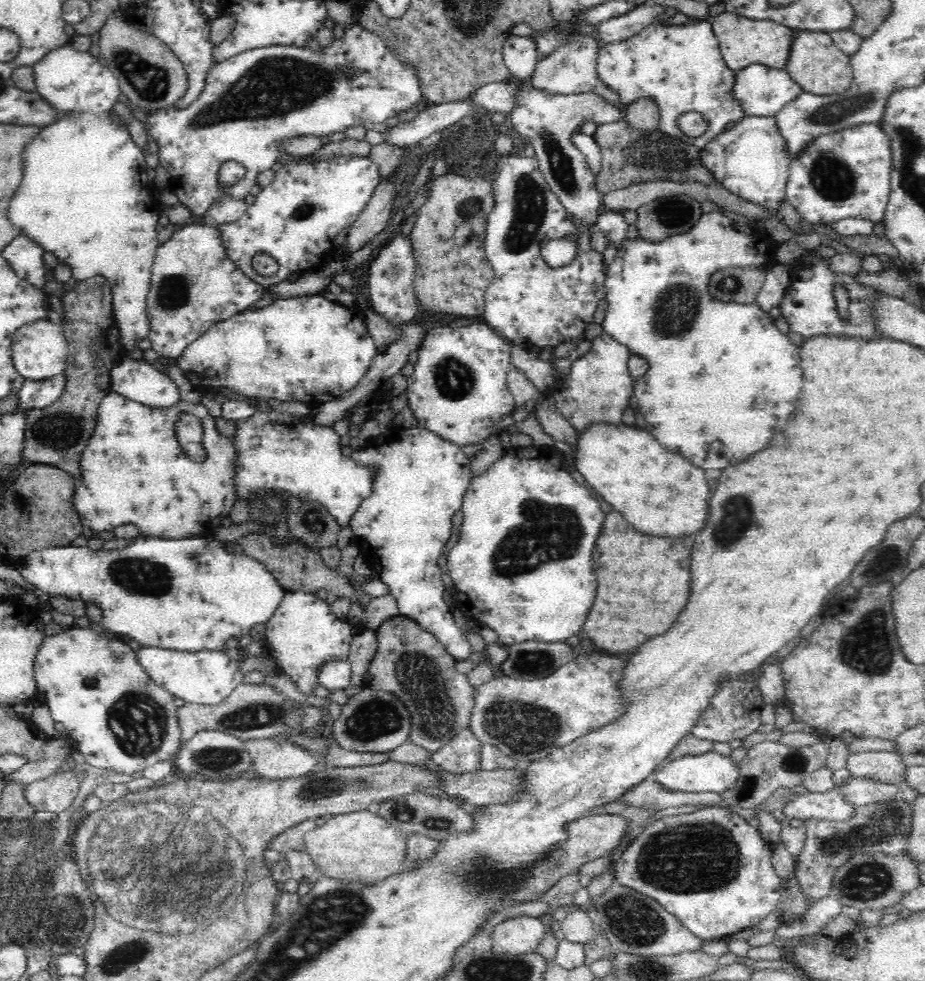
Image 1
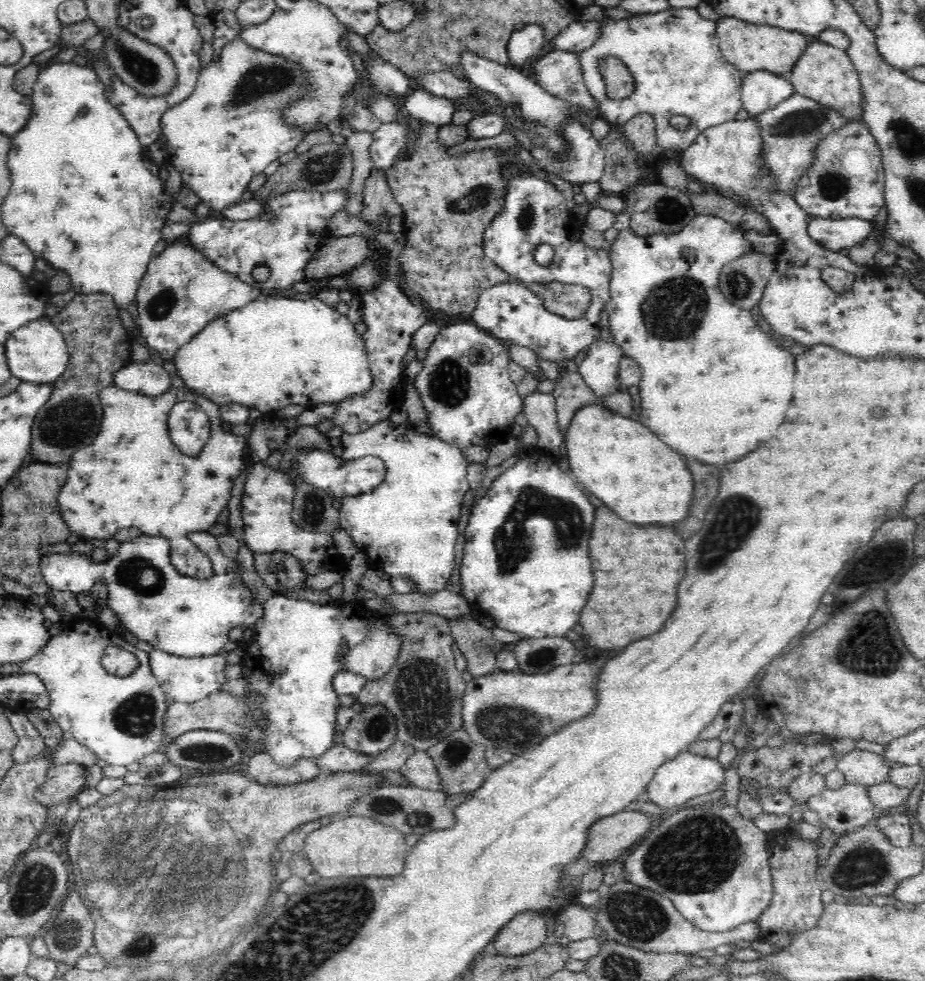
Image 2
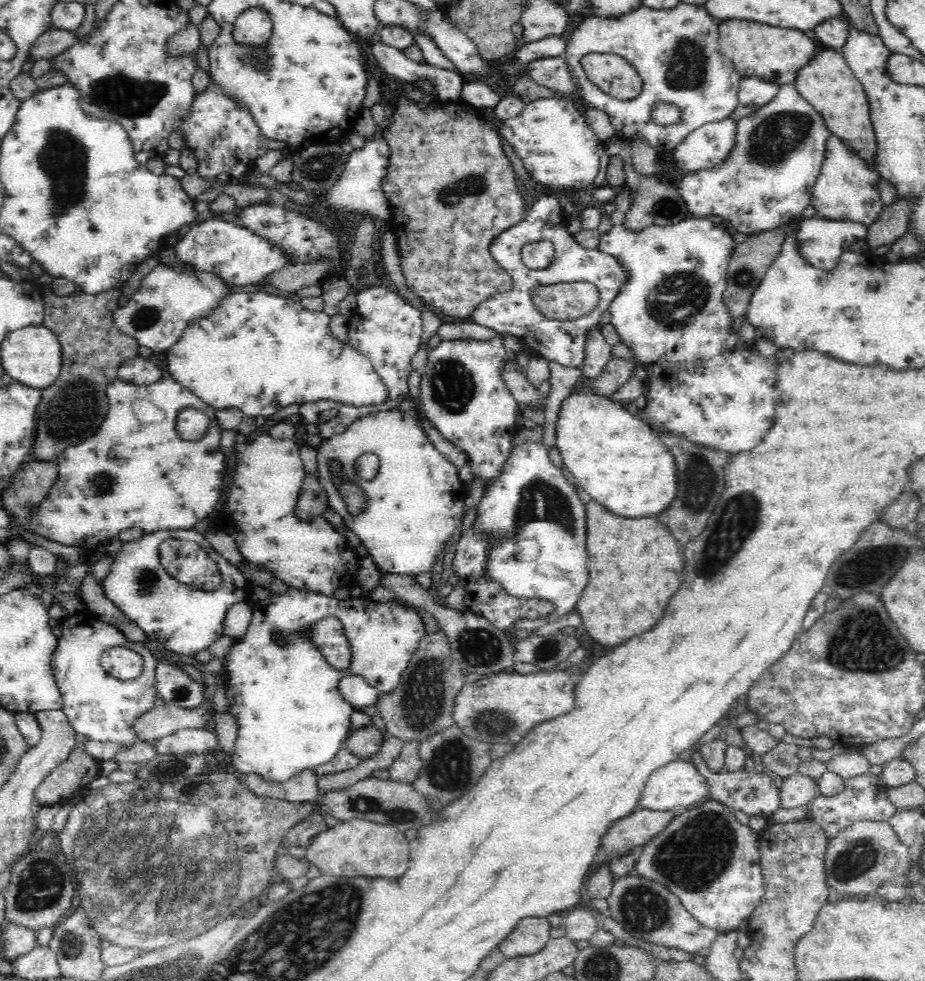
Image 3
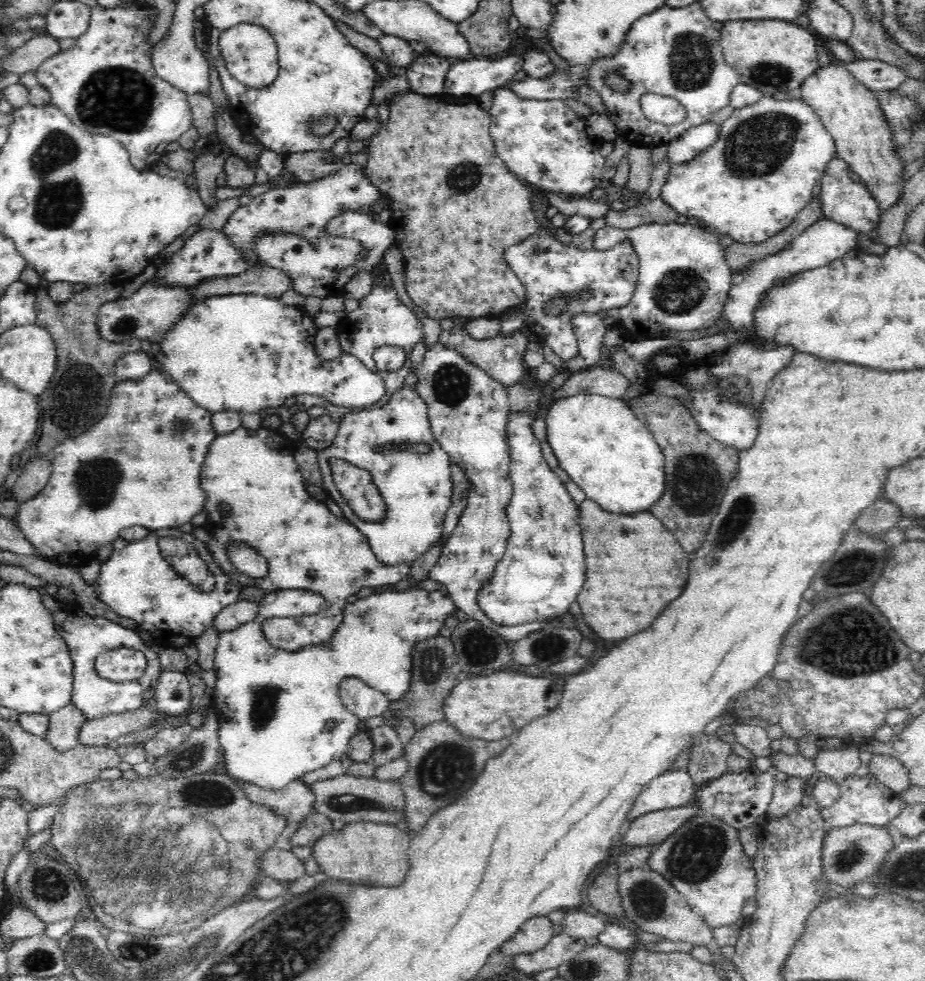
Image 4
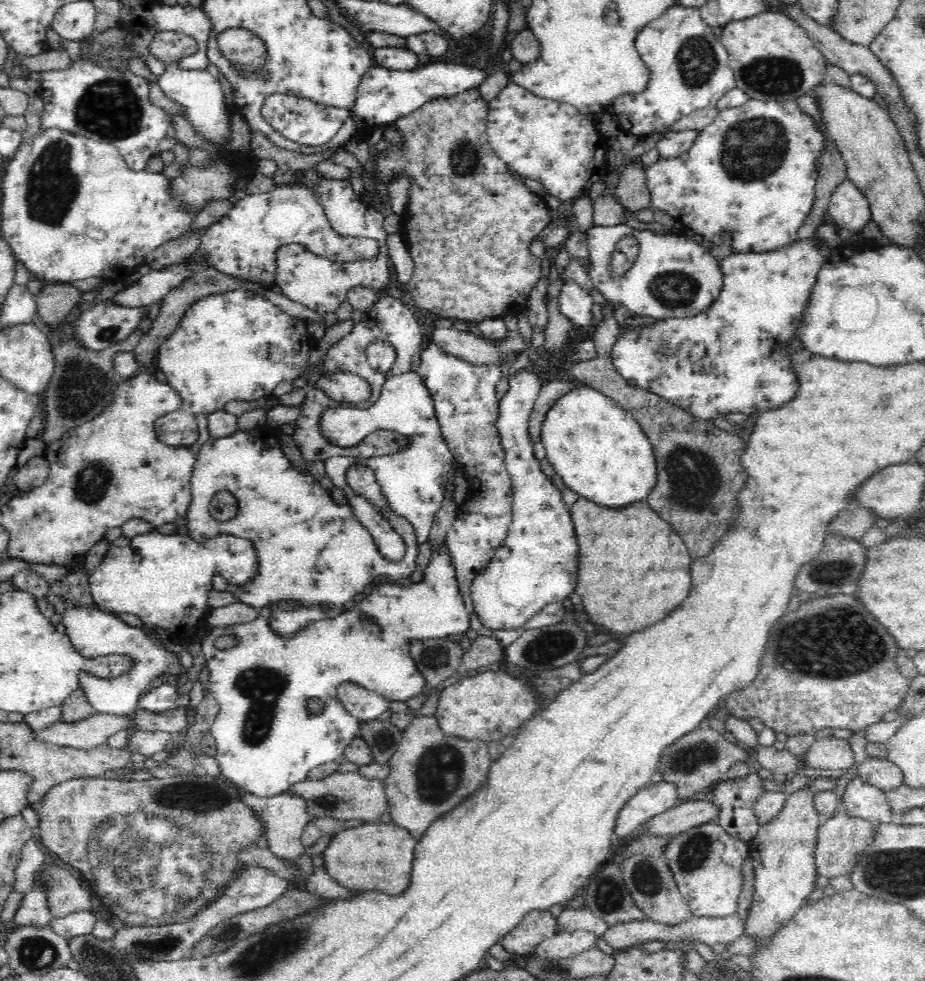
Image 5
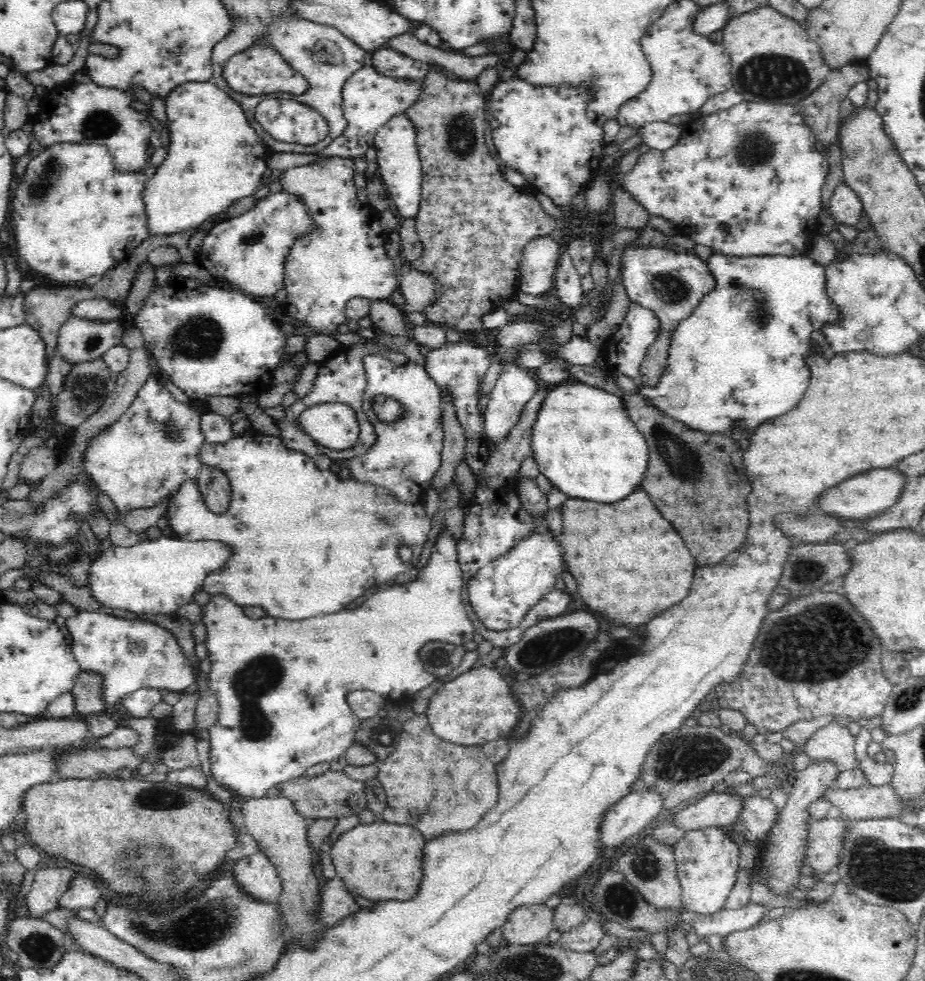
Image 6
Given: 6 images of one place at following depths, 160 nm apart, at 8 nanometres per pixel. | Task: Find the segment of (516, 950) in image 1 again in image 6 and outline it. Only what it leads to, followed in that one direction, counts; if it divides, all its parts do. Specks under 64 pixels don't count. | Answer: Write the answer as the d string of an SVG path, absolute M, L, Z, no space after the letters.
M545 904L518 906L502 924L502 940L509 944L547 943L548 934L555 929L555 909Z

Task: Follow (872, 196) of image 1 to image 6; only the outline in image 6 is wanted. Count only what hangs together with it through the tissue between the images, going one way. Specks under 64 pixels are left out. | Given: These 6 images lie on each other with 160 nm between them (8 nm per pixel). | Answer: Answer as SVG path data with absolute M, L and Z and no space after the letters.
M842 181L831 194L828 210L836 222L854 227L862 216L863 206L858 194Z

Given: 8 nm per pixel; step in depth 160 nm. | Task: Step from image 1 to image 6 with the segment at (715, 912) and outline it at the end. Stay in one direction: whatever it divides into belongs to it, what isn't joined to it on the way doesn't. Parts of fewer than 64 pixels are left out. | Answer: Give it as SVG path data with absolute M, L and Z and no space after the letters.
M721 827L689 830L672 846L681 884L683 908L686 911L714 914L726 904L739 869L740 847Z

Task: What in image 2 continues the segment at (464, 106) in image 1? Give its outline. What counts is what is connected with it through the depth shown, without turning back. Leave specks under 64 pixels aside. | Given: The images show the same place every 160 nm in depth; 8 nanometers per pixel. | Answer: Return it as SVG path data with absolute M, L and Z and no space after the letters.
M392 121L382 123L373 133L373 143L369 146L369 155L373 162L372 167L388 170L397 161L398 154L408 144L412 130L404 122Z

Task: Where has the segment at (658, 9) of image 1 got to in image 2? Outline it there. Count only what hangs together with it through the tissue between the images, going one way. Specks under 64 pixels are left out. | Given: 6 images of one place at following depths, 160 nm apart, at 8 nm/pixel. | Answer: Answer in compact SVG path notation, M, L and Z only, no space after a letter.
M600 20L594 21L574 21L556 39L550 42L551 47L560 50L570 50L581 53L588 50L594 40L599 39L603 34L603 27Z

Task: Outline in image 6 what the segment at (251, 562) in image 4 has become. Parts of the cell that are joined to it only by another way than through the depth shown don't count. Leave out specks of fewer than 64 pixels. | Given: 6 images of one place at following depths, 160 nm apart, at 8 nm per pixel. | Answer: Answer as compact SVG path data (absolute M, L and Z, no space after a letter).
M168 532L157 539L141 535L140 541L133 546L122 547L112 544L98 554L98 557L93 560L88 577L89 588L94 598L108 608L129 610L137 615L177 614L178 608L194 602L194 594L202 590L204 578L210 572L216 572L222 566L226 566L226 562L232 558L232 554L234 551L230 549L230 545L216 540L185 541Z

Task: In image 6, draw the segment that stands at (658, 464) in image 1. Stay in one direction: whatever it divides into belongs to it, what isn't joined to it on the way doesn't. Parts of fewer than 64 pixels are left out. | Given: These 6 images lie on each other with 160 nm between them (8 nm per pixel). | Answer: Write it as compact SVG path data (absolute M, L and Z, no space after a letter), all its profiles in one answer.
M578 381L547 391L532 430L536 467L552 486L583 501L620 502L642 484L649 450L620 397Z

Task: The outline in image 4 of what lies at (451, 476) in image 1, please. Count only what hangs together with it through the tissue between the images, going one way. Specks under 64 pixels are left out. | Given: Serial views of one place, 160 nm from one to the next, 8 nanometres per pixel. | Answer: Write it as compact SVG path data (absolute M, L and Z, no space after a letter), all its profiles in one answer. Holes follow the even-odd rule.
M402 386L394 396L388 400L384 406L372 406L371 408L357 408L351 413L346 413L338 424L337 434L333 438L333 443L325 449L316 453L319 467L323 476L322 488L344 512L344 518L348 518L366 536L373 553L380 562L387 565L407 564L410 566L418 560L428 548L432 548L442 536L444 519L450 508L453 494L453 480L451 477L451 458L436 440L431 429L428 416L427 404L420 398L418 391L412 387ZM402 444L428 444L430 450L426 454L412 454L408 450L400 447ZM329 458L342 459L350 464L370 472L373 476L374 484L379 488L383 501L386 504L386 516L379 521L368 521L358 518L352 511L350 505L343 500L340 491L335 488L332 481Z

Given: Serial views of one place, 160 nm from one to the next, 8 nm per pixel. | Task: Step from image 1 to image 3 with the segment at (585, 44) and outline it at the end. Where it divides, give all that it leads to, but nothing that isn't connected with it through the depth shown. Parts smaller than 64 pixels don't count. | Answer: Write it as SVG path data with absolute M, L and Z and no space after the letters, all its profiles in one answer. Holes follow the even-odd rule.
M593 52L583 56L581 61L588 78L611 97L630 100L642 92L642 78L622 56ZM562 56L529 62L525 72L534 82L558 92L560 96L572 100L576 94L576 83L572 79L571 68Z

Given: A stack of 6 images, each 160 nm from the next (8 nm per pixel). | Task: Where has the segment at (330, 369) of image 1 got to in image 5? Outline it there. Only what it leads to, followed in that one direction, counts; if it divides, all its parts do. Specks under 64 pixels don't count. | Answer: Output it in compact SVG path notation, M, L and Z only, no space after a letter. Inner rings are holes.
M244 290L216 292L196 302L178 323L176 330L157 348L157 365L166 375L168 385L178 391L183 403L178 410L164 414L154 422L154 430L160 441L170 446L186 446L199 437L197 414L224 411L224 406L232 400L258 400L268 397L276 386L284 380L294 381L307 371L310 350L316 340L305 336L307 322L290 317L270 300L258 293ZM278 346L284 350L284 359L279 363L270 361L270 348ZM346 370L334 372L330 378L320 378L315 384L336 402L356 404L366 402L370 396L370 383Z

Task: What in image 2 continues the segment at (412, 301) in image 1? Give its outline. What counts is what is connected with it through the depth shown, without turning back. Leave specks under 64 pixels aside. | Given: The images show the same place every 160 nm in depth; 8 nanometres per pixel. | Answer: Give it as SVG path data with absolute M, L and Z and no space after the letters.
M390 259L386 264L386 278L379 286L360 296L364 311L362 321L366 323L366 332L362 334L362 339L366 345L366 354L374 383L372 383L372 388L364 393L364 400L341 400L336 403L336 414L330 420L336 426L341 426L346 434L366 432L376 422L388 419L390 412L402 407L406 386L406 378L402 371L402 358L410 350L414 331L428 322L426 312L414 306L400 287L400 280L403 278L403 269L399 260Z

